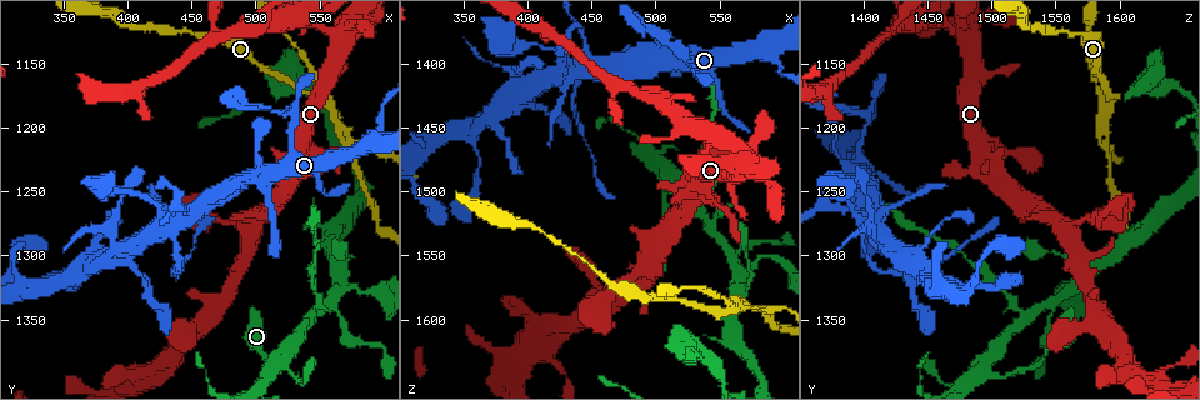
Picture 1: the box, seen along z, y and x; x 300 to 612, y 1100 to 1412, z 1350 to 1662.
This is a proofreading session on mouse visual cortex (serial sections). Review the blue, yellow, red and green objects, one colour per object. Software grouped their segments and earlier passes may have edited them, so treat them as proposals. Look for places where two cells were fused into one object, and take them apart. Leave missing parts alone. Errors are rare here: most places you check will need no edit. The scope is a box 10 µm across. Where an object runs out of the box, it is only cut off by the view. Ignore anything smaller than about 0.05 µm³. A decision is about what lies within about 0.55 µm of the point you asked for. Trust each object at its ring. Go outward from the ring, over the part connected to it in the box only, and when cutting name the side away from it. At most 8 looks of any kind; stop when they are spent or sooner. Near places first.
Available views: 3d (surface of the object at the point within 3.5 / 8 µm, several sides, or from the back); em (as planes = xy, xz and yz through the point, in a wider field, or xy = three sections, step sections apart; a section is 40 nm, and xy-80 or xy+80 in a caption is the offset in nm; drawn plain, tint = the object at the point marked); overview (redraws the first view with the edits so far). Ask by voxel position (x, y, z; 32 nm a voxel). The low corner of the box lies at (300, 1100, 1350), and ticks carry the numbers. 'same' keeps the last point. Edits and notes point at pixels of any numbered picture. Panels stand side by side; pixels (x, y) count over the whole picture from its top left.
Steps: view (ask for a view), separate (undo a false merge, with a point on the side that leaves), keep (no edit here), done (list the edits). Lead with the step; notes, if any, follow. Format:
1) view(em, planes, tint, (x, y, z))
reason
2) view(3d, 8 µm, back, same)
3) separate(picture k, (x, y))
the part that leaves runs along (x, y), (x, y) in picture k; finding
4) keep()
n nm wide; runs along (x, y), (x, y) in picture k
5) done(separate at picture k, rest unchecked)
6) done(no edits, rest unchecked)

view(3d, 3.5 µm, (554, 1180, 1594))
sharp bend

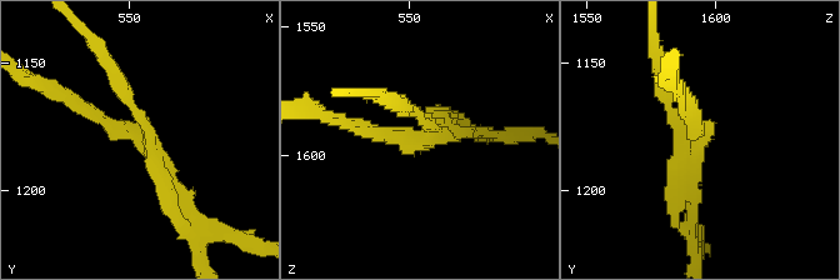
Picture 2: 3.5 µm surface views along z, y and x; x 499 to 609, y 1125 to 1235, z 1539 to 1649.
view(em, xy, step 1, tint, (557, 1182, 1594))

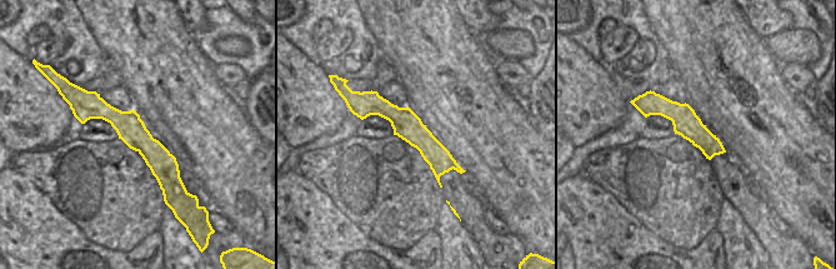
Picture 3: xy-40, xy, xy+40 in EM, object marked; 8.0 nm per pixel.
view(em, planes, tint, same)

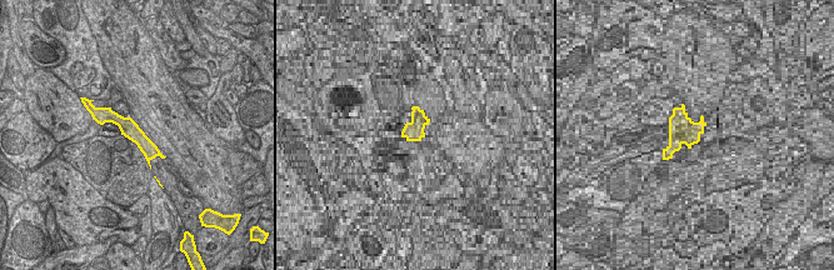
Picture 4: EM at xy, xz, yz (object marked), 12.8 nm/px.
separate(picture 2, (659, 93))
a second cell is stuck on

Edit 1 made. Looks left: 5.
view(overview)

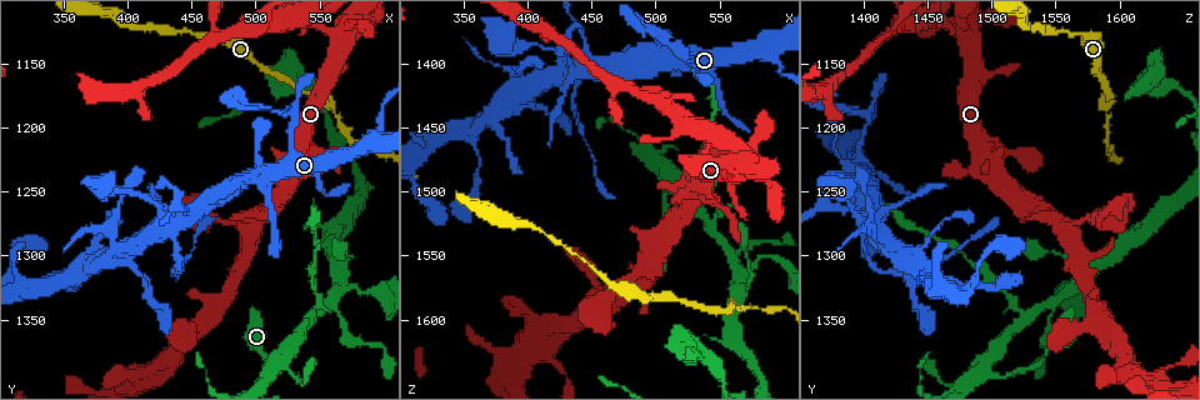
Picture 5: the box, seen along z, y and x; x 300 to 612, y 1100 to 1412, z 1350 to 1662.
view(3d, 3.5 µm, (508, 1390, 1496))
sudden change in width

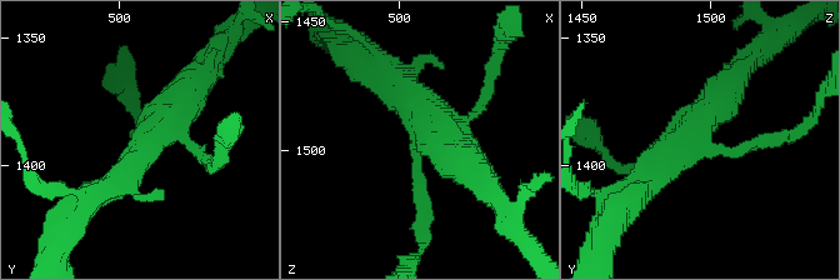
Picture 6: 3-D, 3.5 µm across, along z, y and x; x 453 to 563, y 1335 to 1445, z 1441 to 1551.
view(em, xy, step 3, tint, (507, 1392, 1497))
need the tissue

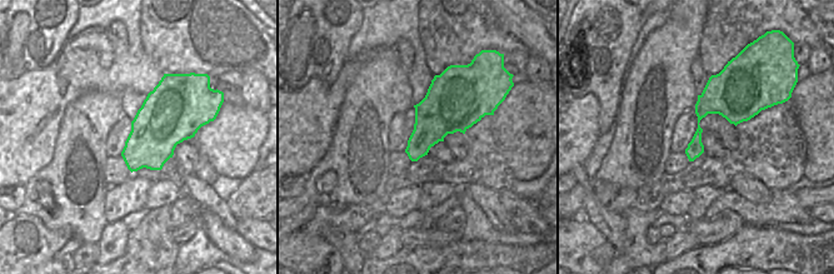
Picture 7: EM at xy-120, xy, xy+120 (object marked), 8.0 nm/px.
keep()
4 arms; arms of 150, 150, 350, 450 nm; runs along (143, 136), (139, 151), (189, 86) in picture 6; continuous, no second cell

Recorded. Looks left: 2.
view(3d, 3.5 µm, (542, 1350, 1528))

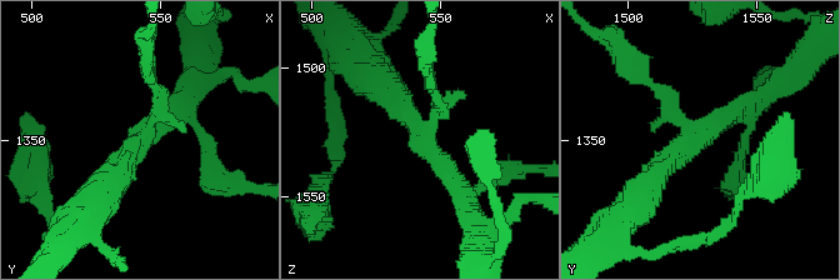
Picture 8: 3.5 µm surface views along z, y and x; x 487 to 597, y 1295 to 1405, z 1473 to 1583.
view(em, xy, step 1, tint, (542, 1350, 1527))
now the EM

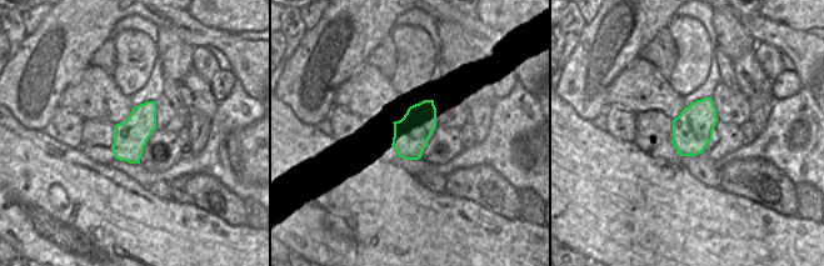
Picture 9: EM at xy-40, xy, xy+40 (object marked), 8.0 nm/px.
keep()
one cell here

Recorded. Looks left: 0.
done(separate at picture 2, rest unchecked)

